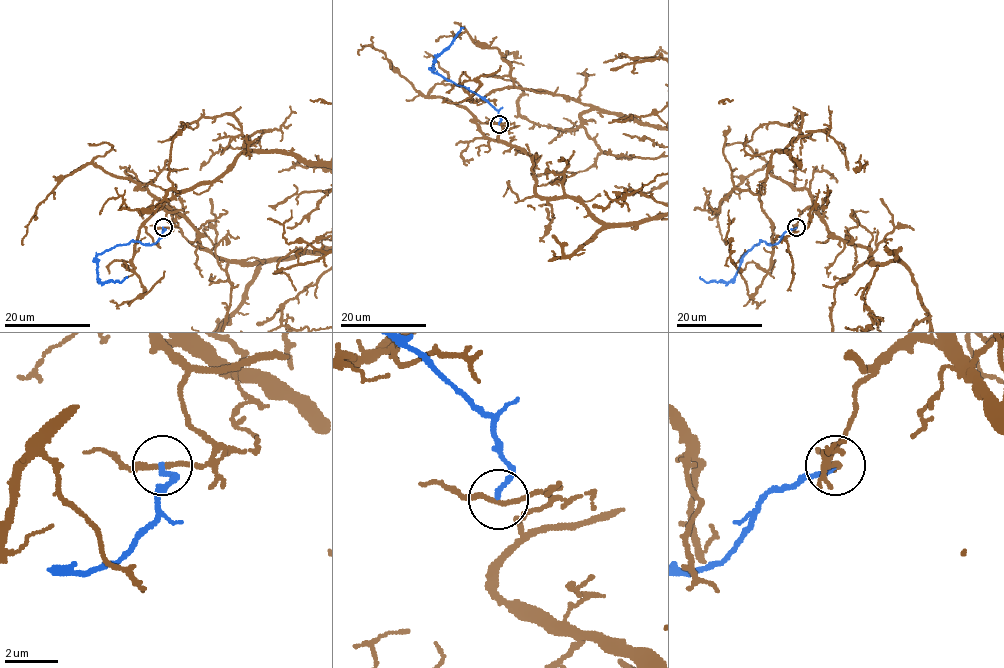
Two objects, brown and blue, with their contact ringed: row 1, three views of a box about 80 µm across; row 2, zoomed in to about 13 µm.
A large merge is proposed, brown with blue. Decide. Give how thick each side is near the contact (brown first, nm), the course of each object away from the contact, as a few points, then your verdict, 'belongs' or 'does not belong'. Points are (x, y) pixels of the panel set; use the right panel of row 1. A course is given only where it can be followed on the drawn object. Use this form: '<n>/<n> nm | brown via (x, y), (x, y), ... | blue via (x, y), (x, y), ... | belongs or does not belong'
180/190 nm | blue via (796, 228), (777, 243), (762, 241), (753, 247), (728, 282), (706, 282), (700, 276) | does not belong

